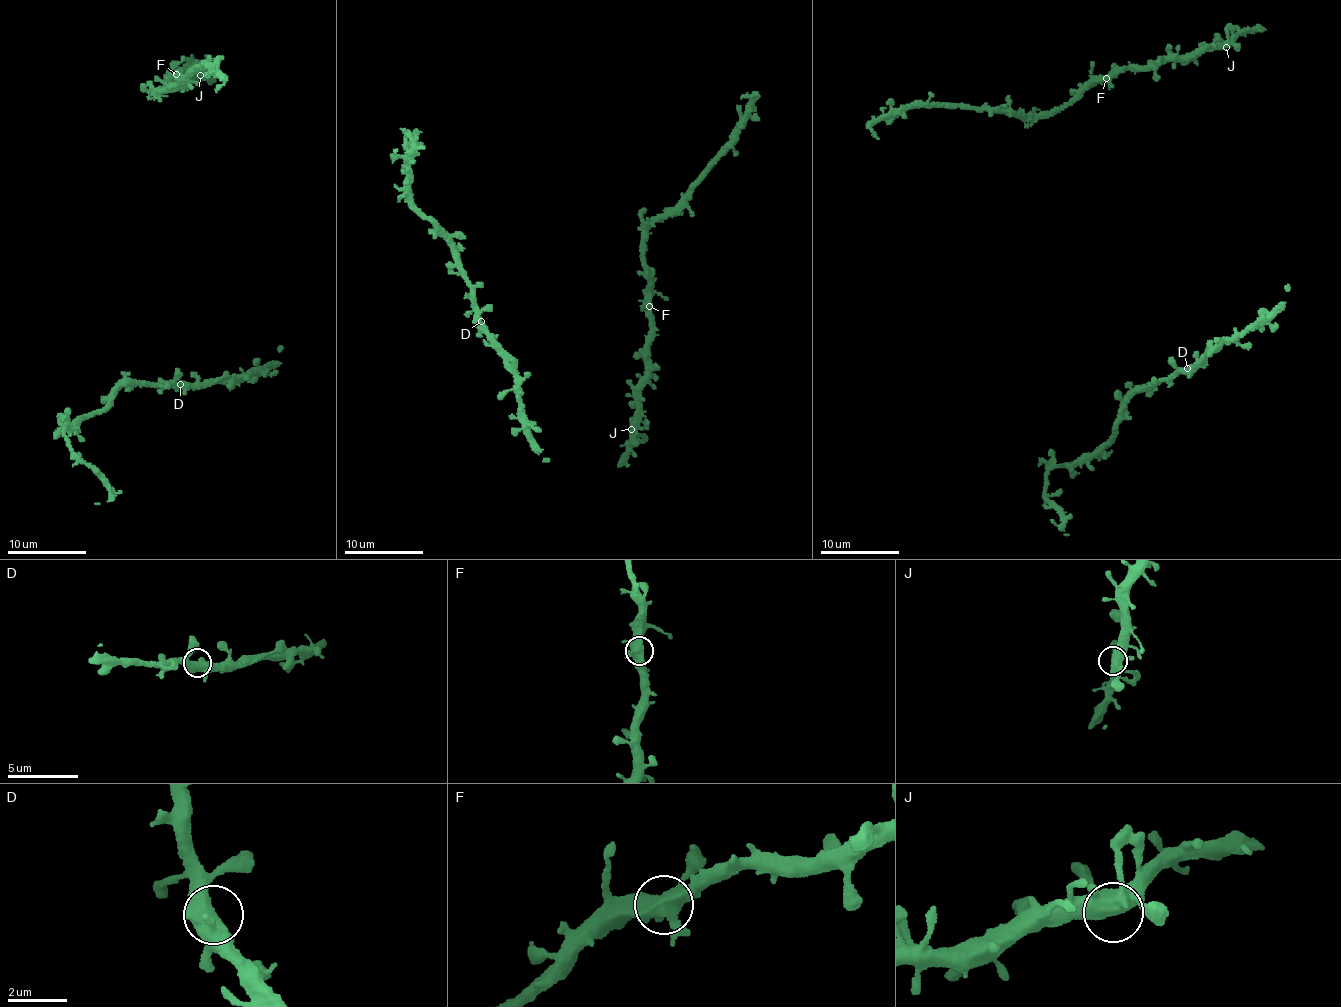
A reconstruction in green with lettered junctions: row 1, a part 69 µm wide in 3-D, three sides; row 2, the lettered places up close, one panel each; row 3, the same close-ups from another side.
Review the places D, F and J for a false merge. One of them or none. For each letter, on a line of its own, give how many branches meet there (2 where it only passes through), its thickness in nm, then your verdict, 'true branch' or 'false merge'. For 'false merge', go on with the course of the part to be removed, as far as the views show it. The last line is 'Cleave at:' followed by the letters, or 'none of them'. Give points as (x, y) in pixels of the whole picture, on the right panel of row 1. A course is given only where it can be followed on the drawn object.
D: 4 | 480 nm | true branch
F: 5 | 500 nm | true branch
J: 5 | 460 nm | true branch
Cleave at: none of them

